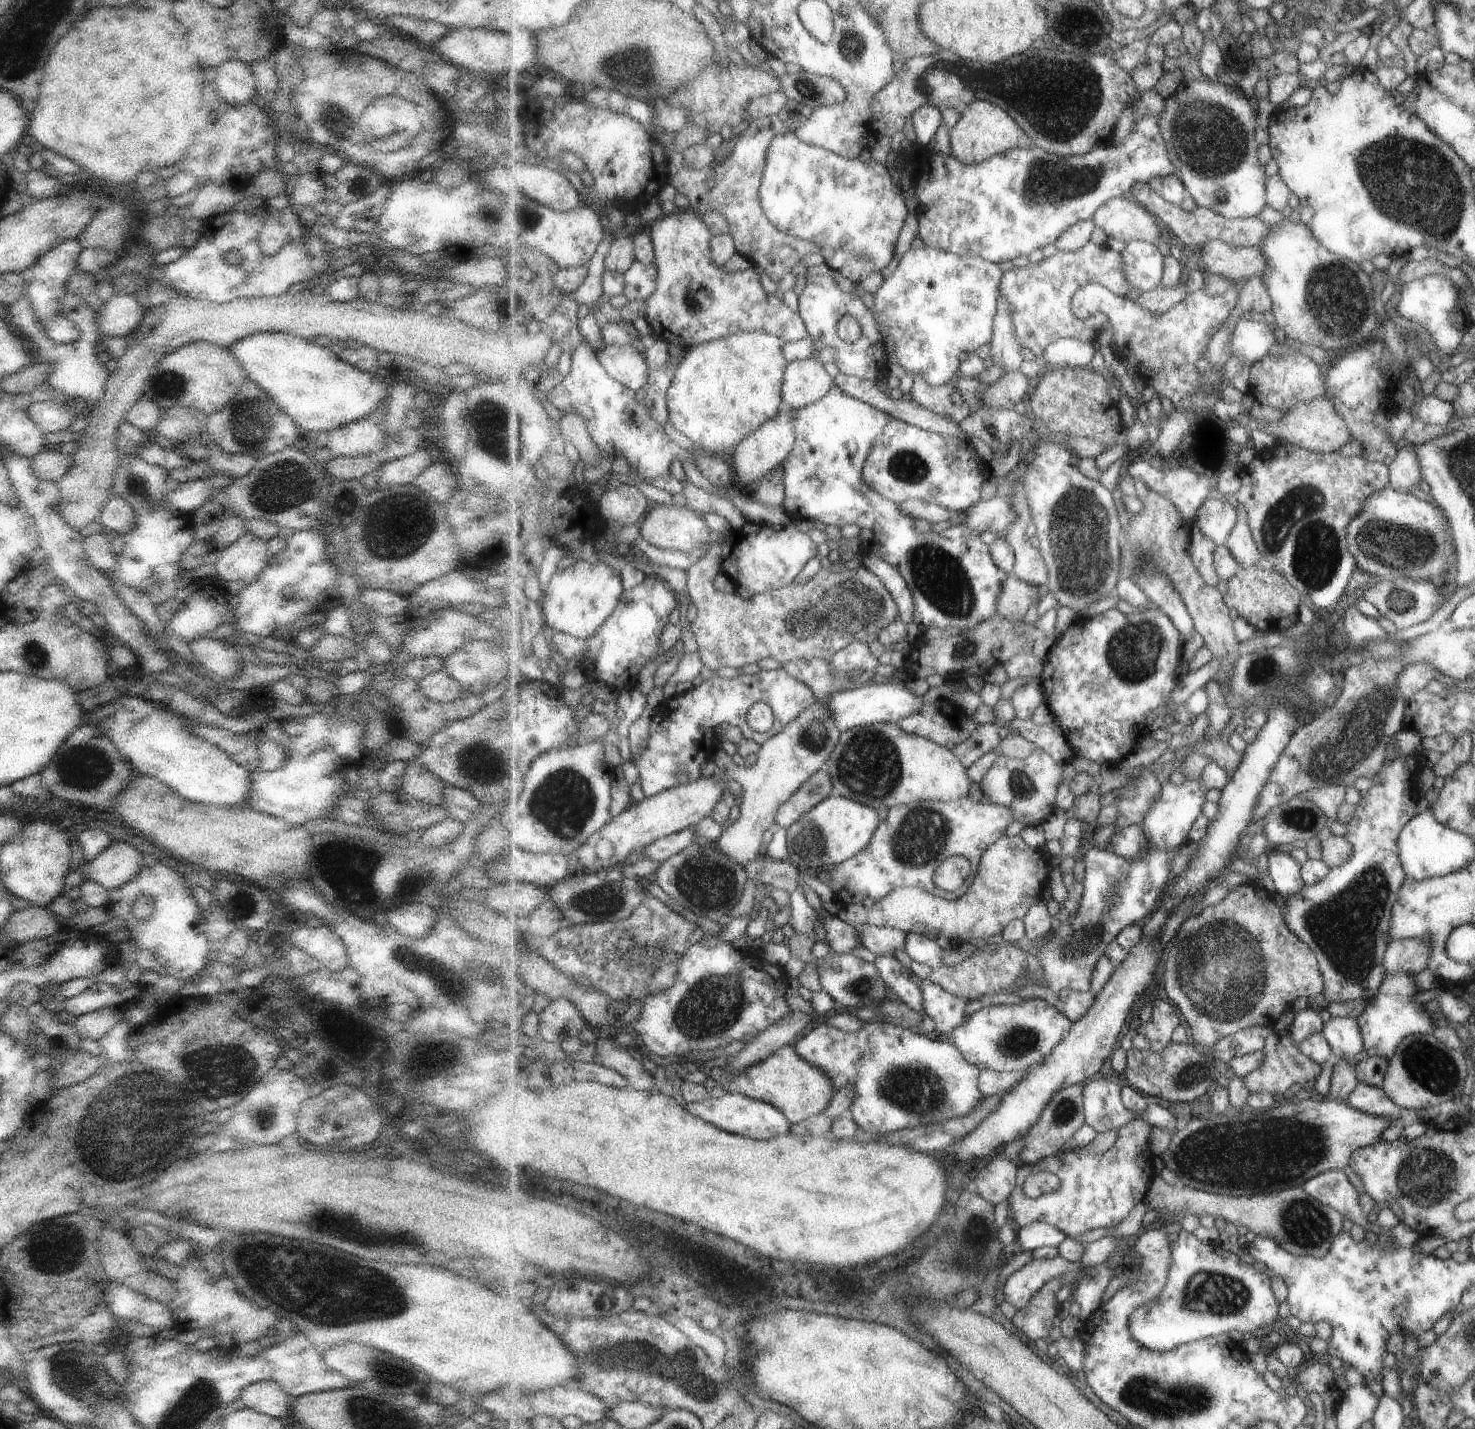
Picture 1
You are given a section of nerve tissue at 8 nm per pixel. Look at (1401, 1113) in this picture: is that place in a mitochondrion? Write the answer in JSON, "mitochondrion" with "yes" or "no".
{"mitochondrion":"no"}

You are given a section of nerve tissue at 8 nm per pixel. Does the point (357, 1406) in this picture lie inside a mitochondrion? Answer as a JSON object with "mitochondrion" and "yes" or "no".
{"mitochondrion":"yes"}

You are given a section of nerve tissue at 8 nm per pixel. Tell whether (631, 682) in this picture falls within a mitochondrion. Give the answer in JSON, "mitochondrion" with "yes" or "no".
{"mitochondrion":"no"}

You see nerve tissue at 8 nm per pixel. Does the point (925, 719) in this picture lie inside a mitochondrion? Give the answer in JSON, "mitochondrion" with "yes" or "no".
{"mitochondrion":"no"}

